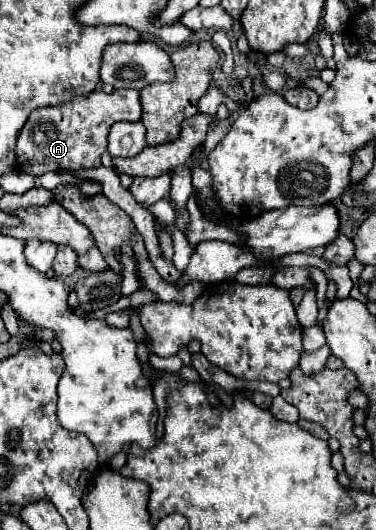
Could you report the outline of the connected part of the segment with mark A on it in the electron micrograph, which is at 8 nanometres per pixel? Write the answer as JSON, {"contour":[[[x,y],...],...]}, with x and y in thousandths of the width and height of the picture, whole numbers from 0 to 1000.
{"contour":[[[309,168],[293,179],[250,172],[239,179],[197,183],[191,191],[176,191],[176,198],[96,206],[96,213],[80,213],[80,228],[69,228],[48,255],[48,319],[80,330],[112,330],[122,323],[202,323],[266,311],[293,240],[309,228],[372,228],[372,217],[372,179],[356,168]]]}

